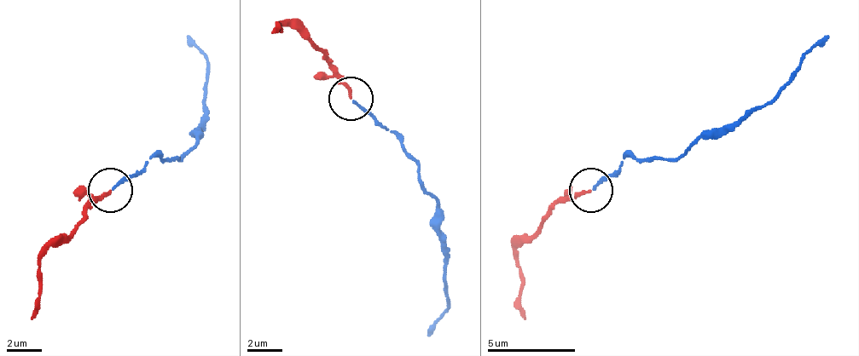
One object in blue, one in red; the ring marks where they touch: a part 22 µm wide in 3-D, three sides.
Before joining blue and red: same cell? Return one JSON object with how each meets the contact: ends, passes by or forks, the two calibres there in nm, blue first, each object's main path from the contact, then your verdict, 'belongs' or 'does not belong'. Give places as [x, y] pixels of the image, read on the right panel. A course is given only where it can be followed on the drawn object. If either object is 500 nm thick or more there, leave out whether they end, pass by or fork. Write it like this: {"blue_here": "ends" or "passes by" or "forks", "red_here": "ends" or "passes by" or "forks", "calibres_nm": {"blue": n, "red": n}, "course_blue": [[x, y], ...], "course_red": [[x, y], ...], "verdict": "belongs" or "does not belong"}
{"blue_here": "ends", "red_here": "ends", "calibres_nm": {"blue": 160, "red": 170}, "course_blue": [[594, 188], [625, 157], [678, 157], [695, 140], [717, 140], [774, 96], [805, 56], [827, 35]], "course_red": [[589, 188], [559, 202], [519, 246], [519, 312], [524, 320]], "verdict": "belongs"}

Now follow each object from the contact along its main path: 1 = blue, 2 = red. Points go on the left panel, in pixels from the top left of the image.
1: (113, 188), (153, 157), (179, 157), (197, 140), (206, 96), (206, 56), (188, 35)
2: (109, 188), (38, 259), (38, 312), (30, 320)

